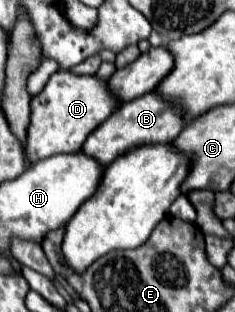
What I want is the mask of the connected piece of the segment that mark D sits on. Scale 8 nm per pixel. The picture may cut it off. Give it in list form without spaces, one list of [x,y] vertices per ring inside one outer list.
[[[60,70],[50,76],[44,90],[32,98],[32,122],[28,126],[26,154],[30,162],[38,162],[56,154],[74,154],[82,148],[88,134],[100,126],[118,106],[120,100],[112,94],[106,80],[98,76],[78,76]]]

